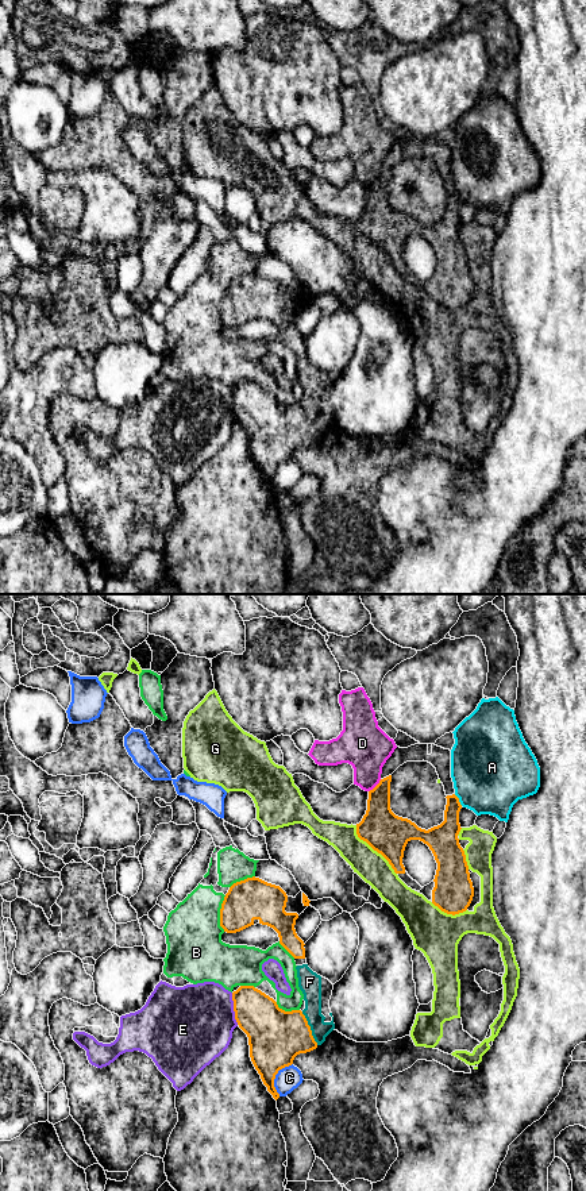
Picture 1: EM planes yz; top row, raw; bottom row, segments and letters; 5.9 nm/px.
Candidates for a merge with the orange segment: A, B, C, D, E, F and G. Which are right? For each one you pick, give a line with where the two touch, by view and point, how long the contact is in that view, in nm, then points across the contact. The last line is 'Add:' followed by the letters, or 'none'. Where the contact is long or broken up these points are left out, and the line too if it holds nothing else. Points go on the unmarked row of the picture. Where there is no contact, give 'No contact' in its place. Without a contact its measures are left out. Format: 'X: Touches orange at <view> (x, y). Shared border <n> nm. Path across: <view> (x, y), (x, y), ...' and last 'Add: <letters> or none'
F: Touches orange at yz (309, 423). Shared border 220 nm. Path across: yz (276, 432), (309, 423), (311, 381)
Add: F

